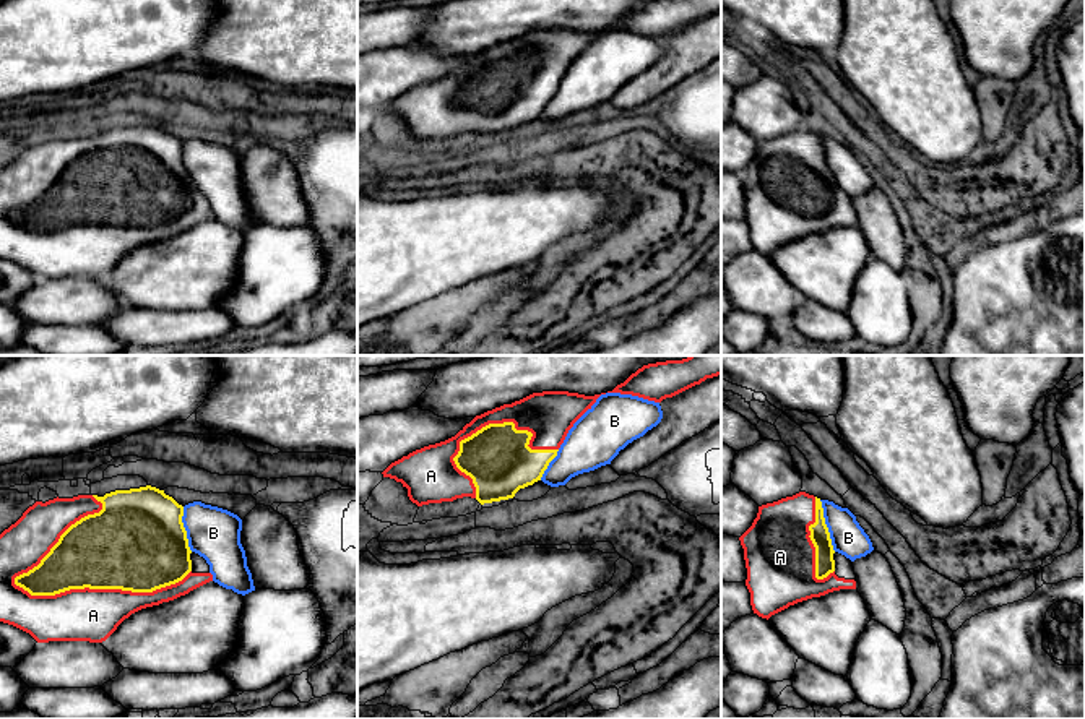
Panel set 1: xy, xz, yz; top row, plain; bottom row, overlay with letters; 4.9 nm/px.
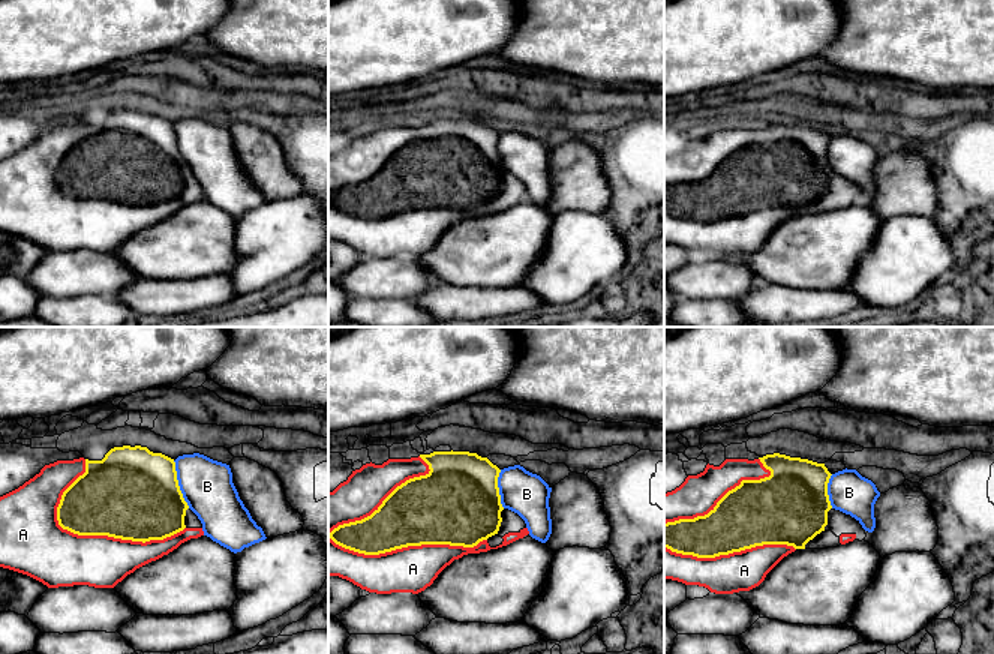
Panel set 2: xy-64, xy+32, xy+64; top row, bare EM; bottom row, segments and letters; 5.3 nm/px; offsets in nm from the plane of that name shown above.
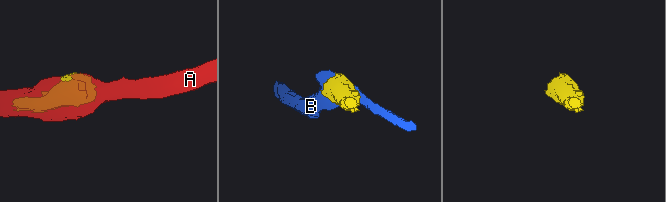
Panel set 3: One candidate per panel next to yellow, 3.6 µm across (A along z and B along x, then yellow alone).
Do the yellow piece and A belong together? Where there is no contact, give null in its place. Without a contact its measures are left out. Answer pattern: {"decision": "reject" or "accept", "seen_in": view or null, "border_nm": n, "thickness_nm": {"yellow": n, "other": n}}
{"decision": "reject", "seen_in": "xy", "border_nm": 900, "thickness_nm": {"yellow": 440, "other": 260}}

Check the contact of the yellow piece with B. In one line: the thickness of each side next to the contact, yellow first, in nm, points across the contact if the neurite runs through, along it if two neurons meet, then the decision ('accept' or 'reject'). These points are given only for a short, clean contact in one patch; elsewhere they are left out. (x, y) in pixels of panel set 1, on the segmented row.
calibres 100 and 170 nm; accept

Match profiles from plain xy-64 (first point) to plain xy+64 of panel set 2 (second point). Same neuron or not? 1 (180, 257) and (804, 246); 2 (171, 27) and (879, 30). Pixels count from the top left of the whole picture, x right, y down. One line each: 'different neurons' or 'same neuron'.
1: same neuron
2: different neurons

